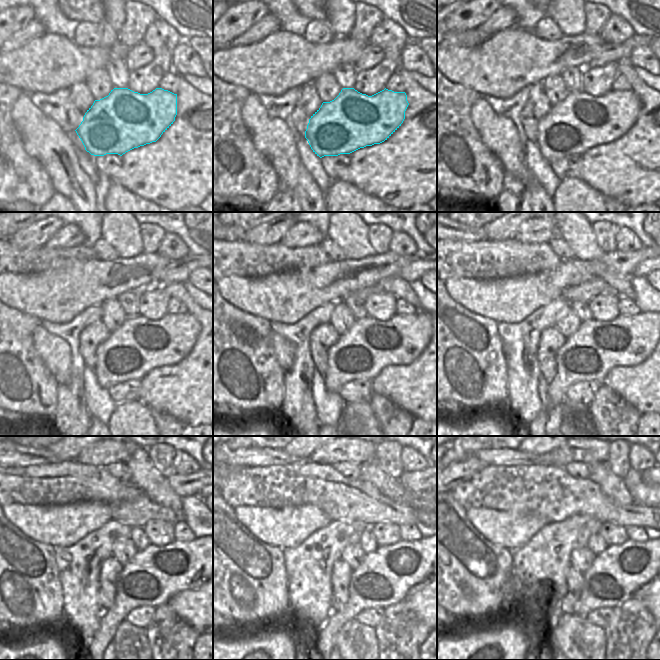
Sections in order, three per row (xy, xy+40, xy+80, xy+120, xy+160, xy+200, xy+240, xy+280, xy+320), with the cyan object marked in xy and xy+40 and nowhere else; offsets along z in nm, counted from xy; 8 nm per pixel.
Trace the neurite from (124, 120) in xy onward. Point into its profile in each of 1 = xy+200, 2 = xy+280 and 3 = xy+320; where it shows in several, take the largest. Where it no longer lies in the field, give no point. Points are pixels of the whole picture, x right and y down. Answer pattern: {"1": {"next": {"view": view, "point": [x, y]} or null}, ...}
{"1": {"next": {"view": "xy+200", "point": [596, 347]}}, "2": {"next": {"view": "xy+280", "point": [385, 577]}}, "3": {"next": {"view": "xy+320", "point": [632, 569]}}}

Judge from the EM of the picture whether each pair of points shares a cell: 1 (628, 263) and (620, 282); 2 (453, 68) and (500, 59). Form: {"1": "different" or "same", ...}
{"1": "different", "2": "same"}

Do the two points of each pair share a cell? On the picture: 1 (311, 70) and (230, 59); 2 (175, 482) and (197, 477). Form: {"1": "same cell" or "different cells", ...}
{"1": "same cell", "2": "same cell"}

